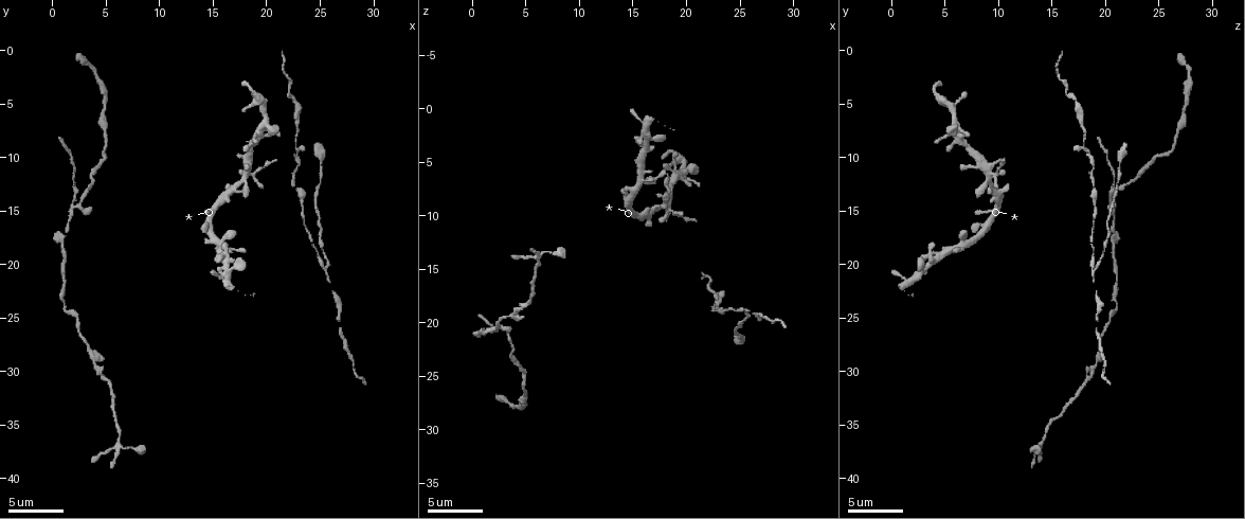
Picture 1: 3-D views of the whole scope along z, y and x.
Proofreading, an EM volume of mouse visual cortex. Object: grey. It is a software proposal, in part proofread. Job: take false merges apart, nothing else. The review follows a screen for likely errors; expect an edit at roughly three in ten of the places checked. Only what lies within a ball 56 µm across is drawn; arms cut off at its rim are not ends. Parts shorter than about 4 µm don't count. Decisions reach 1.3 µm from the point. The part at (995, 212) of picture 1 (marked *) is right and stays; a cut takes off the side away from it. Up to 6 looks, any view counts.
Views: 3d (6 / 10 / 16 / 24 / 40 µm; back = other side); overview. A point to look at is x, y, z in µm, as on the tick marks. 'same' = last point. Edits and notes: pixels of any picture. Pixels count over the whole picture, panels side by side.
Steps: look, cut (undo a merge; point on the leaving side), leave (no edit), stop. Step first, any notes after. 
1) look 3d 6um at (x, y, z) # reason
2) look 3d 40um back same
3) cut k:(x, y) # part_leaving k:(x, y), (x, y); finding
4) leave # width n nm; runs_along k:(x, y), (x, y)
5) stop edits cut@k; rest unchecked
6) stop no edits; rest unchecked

look 3d 6um at (18.4, 11.2, 9.0) # looks like a crossing

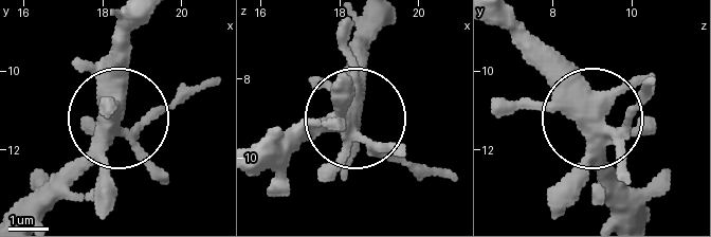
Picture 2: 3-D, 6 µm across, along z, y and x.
leave # side_arm 12 um; runs_along 2:(621, 212), (597, 130), (513, 43); all the same cell

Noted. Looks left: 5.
look 3d 16um at (23.0, 9.0, 18.2)

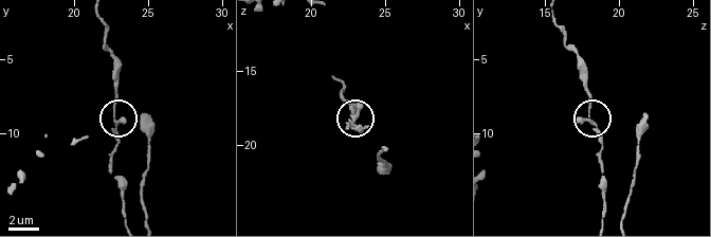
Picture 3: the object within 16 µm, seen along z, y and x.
leave # side_arm 11 um; continuous, no second cell

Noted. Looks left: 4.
look 3d 16um at (25.8, 19.8, 19.4) # side arm on a straight run

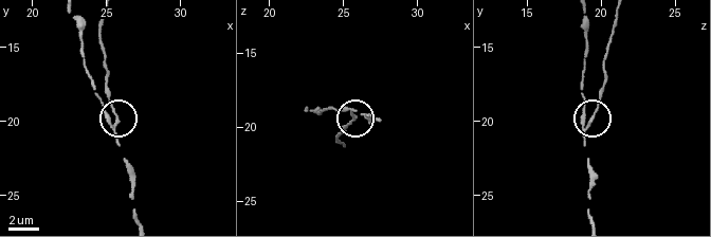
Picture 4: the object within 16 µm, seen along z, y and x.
look 3d 16um back at (25.6, 19.6, 19.4)

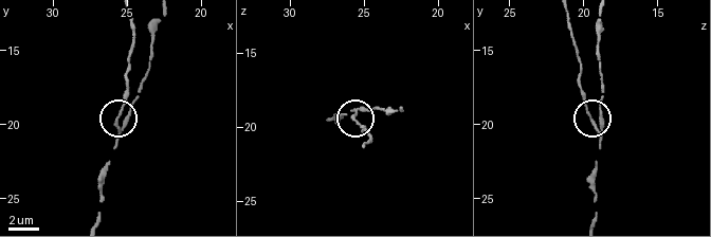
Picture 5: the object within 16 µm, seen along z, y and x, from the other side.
leave # all the same cell

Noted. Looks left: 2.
stop no edits; rest unchecked

